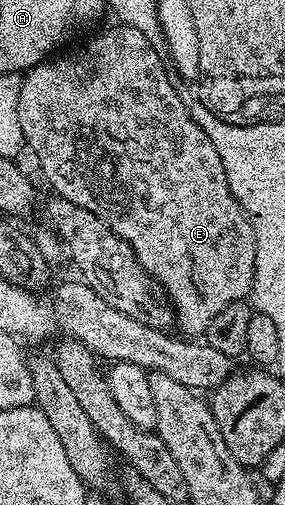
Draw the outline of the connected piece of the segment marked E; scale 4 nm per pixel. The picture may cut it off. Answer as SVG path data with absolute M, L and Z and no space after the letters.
M113 24L110 30L95 35L86 46L79 47L74 54L69 54L66 58L56 58L34 66L21 79L17 112L26 147L30 151L33 149L33 154L41 165L42 176L53 185L54 195L71 200L71 204L79 204L79 208L87 208L87 212L95 212L95 216L99 216L99 220L103 220L103 224L107 224L113 234L118 234L132 248L139 264L153 277L153 281L164 290L165 297L169 299L175 315L176 329L181 329L178 331L185 336L204 335L207 324L211 324L213 317L218 312L223 312L227 304L235 304L250 297L255 276L255 232L227 184L227 172L223 172L223 160L219 160L215 144L211 144L207 132L203 132L203 128L195 124L195 120L189 115L189 109L183 104L183 100L179 100L175 88L171 88L170 71L165 70L167 62L162 51L156 50L151 40L147 40L147 36L139 32L139 28Z

